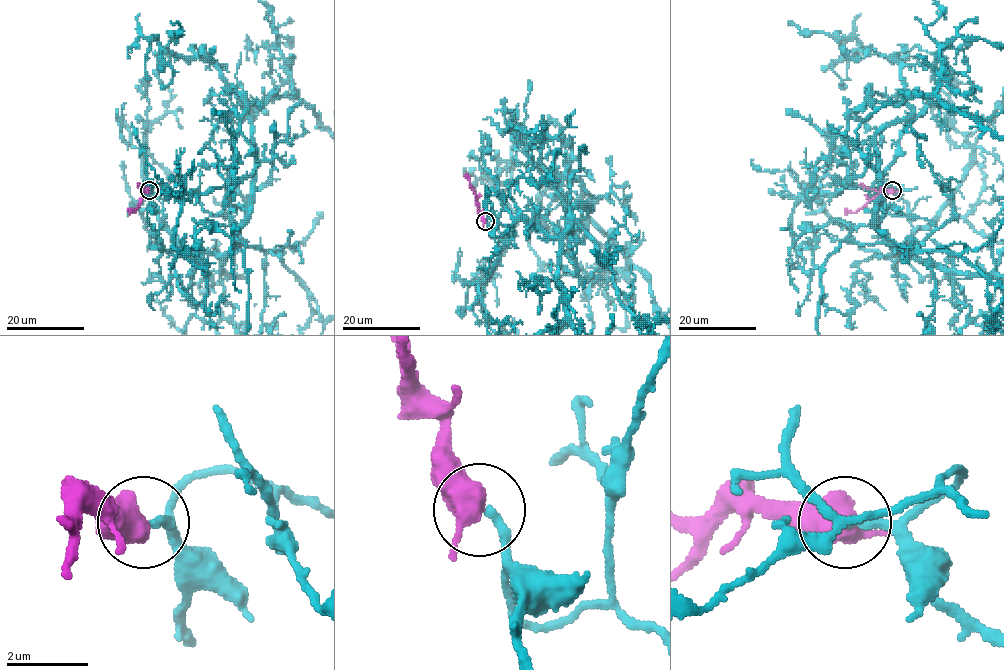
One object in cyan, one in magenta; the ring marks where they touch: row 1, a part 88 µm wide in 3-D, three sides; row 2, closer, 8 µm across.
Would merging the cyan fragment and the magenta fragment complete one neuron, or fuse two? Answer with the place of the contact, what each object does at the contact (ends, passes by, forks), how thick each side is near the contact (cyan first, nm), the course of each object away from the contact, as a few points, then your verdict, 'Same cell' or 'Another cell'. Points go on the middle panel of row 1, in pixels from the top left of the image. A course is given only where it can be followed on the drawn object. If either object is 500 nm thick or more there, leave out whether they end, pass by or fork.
Place: (485, 221). Thickness 240 nm (cyan) against 500 nm. Course of magenta: (485, 221), (465, 173). Same cell

